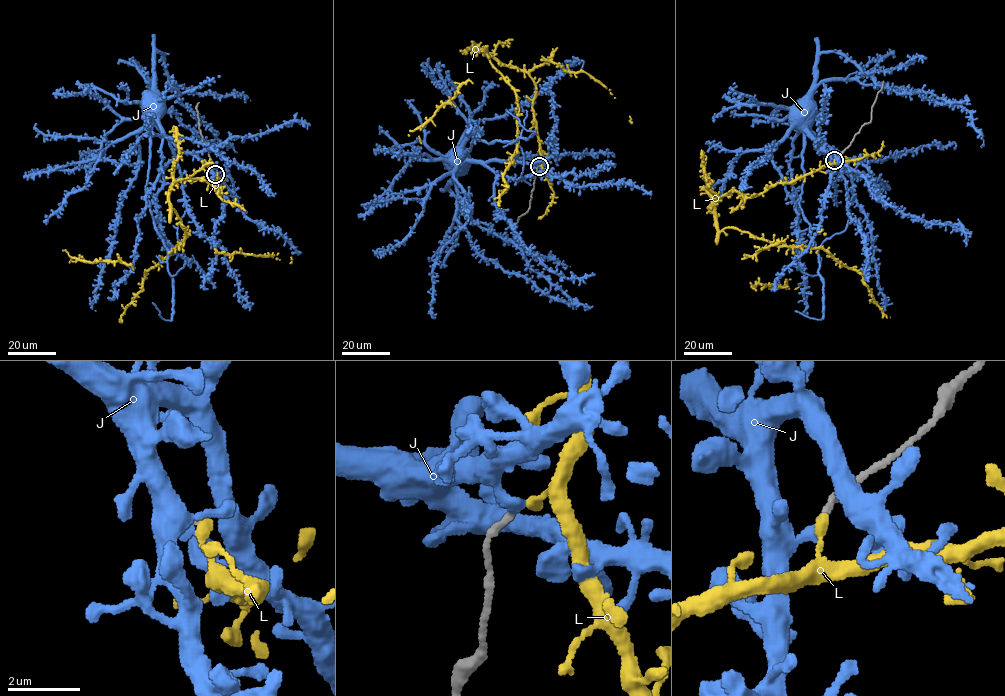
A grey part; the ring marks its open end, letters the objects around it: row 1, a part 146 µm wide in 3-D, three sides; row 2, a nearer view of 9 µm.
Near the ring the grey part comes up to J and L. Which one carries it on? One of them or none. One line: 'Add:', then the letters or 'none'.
Add: none

